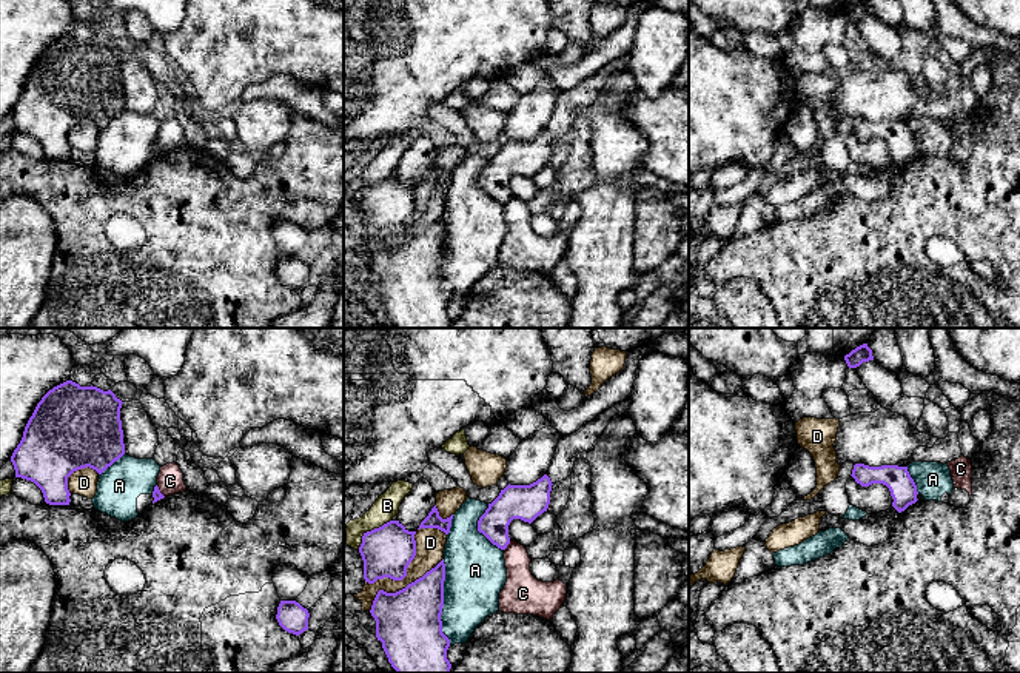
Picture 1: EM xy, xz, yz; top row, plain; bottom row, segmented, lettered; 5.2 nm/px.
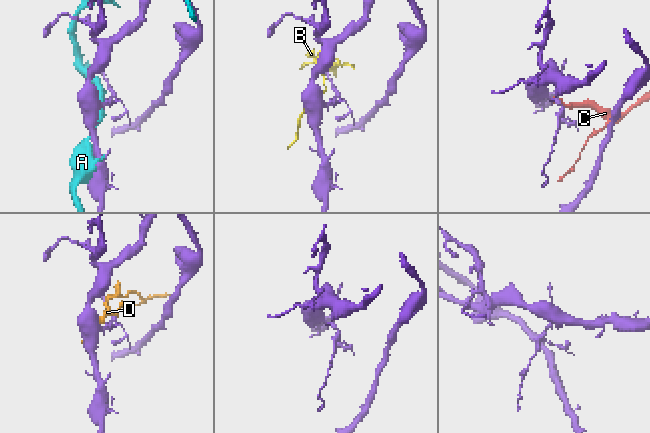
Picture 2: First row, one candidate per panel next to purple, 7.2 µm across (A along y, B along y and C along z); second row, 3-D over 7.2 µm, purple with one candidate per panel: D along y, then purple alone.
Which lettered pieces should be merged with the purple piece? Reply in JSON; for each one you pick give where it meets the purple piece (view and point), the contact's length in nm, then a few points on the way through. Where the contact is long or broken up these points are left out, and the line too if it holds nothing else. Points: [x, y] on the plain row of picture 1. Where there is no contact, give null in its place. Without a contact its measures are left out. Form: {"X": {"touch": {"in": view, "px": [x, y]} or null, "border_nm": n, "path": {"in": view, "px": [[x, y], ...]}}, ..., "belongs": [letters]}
{"belongs": []}

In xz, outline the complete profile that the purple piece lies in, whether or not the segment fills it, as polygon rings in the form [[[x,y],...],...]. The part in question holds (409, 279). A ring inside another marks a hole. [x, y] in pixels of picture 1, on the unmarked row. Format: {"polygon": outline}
{"polygon": [[[444,214],[396,248],[379,245],[371,271],[376,293],[398,328],[450,328],[450,294],[442,288]]]}

